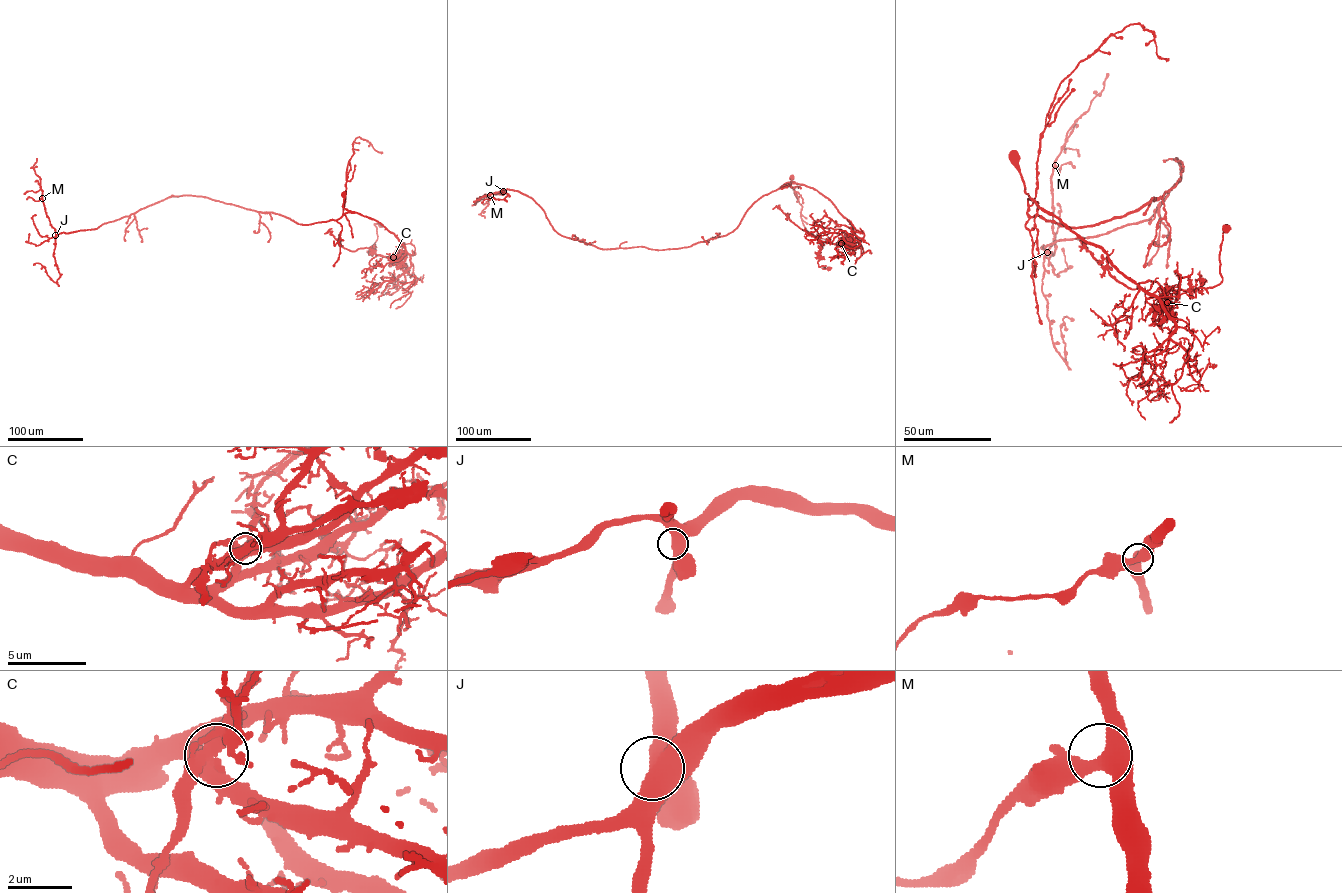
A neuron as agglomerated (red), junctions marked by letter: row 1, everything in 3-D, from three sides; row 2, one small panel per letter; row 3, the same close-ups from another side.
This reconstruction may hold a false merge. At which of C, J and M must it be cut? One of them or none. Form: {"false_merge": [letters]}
{"false_merge": ["C"]}

